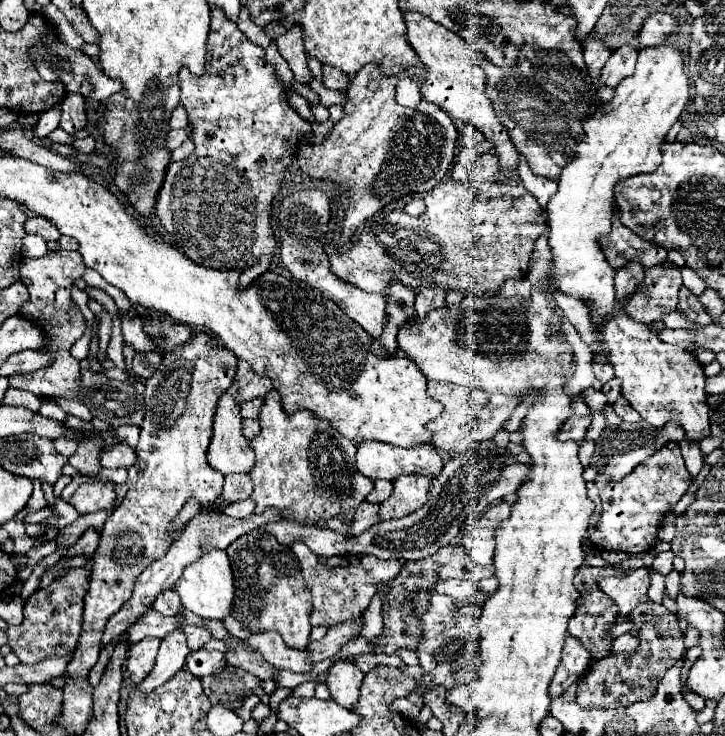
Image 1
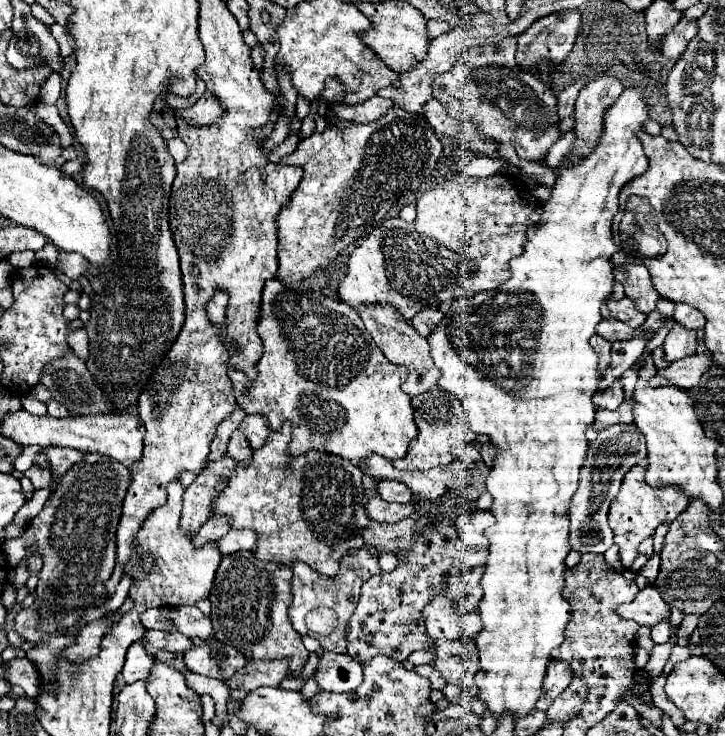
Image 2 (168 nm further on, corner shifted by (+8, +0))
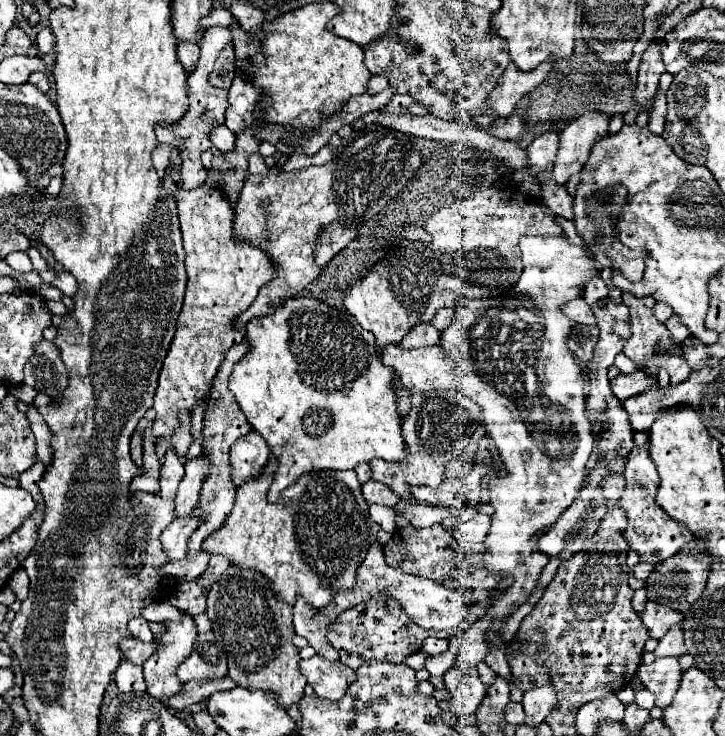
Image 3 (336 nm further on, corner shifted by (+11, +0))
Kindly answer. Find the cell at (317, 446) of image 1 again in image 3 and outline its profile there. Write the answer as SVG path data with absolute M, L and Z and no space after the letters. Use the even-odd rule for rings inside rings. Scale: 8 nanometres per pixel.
M270 457L268 465L260 471L260 475L244 483L244 487L238 487L236 503L228 515L228 521L224 521L224 527L220 527L220 531L208 535L202 547L210 553L226 555L230 563L236 563L238 567L250 567L264 573L270 579L270 585L280 601L294 603L296 595L300 593L310 605L322 609L338 589L354 585L354 573L364 561L368 547L376 541L380 525L374 523L368 515L368 503L362 497L360 491L362 485L354 469L306 471L294 485L284 489L282 499L278 503L268 503L266 493L274 473L276 473L276 459Z

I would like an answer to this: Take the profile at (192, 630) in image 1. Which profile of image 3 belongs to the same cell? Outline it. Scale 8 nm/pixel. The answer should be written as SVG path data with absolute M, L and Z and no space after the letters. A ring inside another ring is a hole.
M128 637L128 639L122 639L118 647L122 649L124 659L142 665L150 655L154 655L154 653L160 649L160 643L158 643L158 641L144 643L144 641L140 641L140 639L132 639L132 637Z

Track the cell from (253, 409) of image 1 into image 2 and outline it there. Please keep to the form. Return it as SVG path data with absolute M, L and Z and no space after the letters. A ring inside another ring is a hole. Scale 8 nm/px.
M247 415L247 419L241 423L239 431L249 439L251 449L261 447L269 437L267 423L263 423L263 419L259 419L259 415Z

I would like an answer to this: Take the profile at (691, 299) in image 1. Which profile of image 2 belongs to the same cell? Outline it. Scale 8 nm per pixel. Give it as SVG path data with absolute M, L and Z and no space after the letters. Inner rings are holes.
M675 325L671 329L671 333L667 335L667 339L663 343L663 349L665 349L665 359L669 363L685 359L689 355L695 355L695 349L697 349L697 331L687 331L685 327Z

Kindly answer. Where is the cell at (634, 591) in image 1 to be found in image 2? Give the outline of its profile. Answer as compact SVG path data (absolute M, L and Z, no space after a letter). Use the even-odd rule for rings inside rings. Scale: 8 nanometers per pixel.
M653 585L639 591L637 599L625 605L619 605L619 615L625 619L633 619L639 625L653 627L663 619L669 619L671 609L663 603L659 591L655 591Z

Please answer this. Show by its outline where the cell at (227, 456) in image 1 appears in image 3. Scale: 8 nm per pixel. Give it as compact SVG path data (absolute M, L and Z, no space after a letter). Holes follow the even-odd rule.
M186 515L186 517L176 517L166 531L160 535L162 545L170 557L170 561L178 561L184 559L188 553L188 539L192 537L192 531L196 531L196 523L200 523L200 519L196 519L194 515Z

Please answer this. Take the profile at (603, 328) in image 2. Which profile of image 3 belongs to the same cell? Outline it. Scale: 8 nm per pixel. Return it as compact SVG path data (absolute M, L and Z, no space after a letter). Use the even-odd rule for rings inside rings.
M578 299L578 301L572 301L566 305L564 313L574 319L576 323L582 323L582 325L596 325L596 319L592 315L592 309L586 305L584 299Z

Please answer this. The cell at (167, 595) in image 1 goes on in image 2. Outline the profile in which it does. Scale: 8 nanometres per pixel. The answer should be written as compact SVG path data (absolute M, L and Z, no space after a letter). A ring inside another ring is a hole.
M159 607L159 609L151 609L145 611L141 615L141 625L145 629L171 629L171 619L169 619L169 609L167 607Z

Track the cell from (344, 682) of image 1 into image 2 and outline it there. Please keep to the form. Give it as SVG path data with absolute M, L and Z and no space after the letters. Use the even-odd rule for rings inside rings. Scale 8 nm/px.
M323 653L319 659L319 667L315 669L313 677L321 691L331 693L349 693L361 683L363 669L359 661L351 659L349 655L337 653Z

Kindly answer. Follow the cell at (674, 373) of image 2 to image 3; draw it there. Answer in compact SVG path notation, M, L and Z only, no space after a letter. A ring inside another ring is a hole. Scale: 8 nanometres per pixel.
M634 371L634 373L628 373L628 375L622 373L610 383L612 395L618 397L620 401L634 397L634 395L640 395L654 385L658 385L658 379L654 375L644 375L644 371Z

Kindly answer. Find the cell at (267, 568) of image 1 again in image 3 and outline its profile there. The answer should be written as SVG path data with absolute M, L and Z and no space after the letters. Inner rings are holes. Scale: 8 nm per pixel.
M228 567L228 571L216 581L216 585L208 593L208 619L212 621L212 631L220 643L224 643L228 655L228 669L230 677L248 689L266 689L278 695L278 703L288 707L298 703L304 697L306 679L300 675L300 651L292 643L294 627L292 627L292 605L280 603L268 587L268 579L260 575L260 571L248 571L248 567Z

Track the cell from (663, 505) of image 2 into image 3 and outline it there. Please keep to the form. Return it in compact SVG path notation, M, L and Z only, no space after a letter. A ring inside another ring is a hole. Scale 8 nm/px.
M633 447L627 458L624 477L626 485L618 505L626 511L628 525L622 531L622 535L628 541L628 545L634 551L638 551L640 561L658 563L680 551L690 551L688 543L692 541L692 533L686 527L680 527L680 523L676 523L676 519L668 519L668 515L664 515L664 511L660 511L660 507L656 507L656 488L660 480L647 449Z

